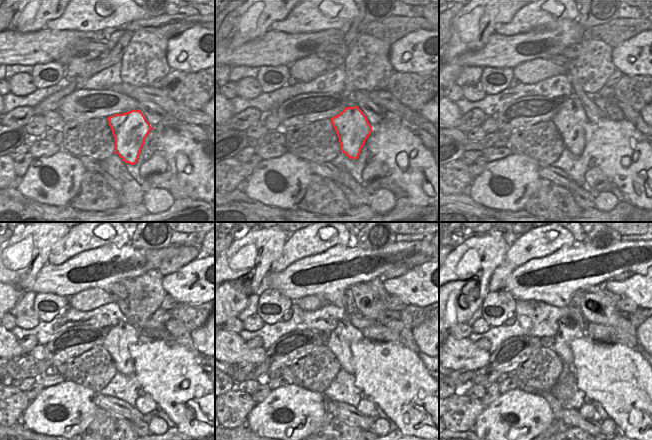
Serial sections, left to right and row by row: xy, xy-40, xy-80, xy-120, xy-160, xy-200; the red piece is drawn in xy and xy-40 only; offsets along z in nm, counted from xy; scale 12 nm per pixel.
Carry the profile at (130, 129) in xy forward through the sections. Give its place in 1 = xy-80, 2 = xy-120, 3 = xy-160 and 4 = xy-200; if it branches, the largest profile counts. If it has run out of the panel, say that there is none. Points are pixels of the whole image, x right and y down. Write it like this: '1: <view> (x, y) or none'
1: xy-80 (571, 119)
2: xy-120 (122, 335)
3: xy-160 (339, 342)
4: xy-200 (569, 329)

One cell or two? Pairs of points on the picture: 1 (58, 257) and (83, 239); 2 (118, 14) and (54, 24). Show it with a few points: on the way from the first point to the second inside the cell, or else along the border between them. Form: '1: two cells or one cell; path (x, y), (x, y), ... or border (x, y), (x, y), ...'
1: one cell; path (64, 251), (74, 241), (77, 241)
2: one cell; path (102, 19), (70, 20)

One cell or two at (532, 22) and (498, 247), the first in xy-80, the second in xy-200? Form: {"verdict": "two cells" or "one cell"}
{"verdict": "two cells"}

